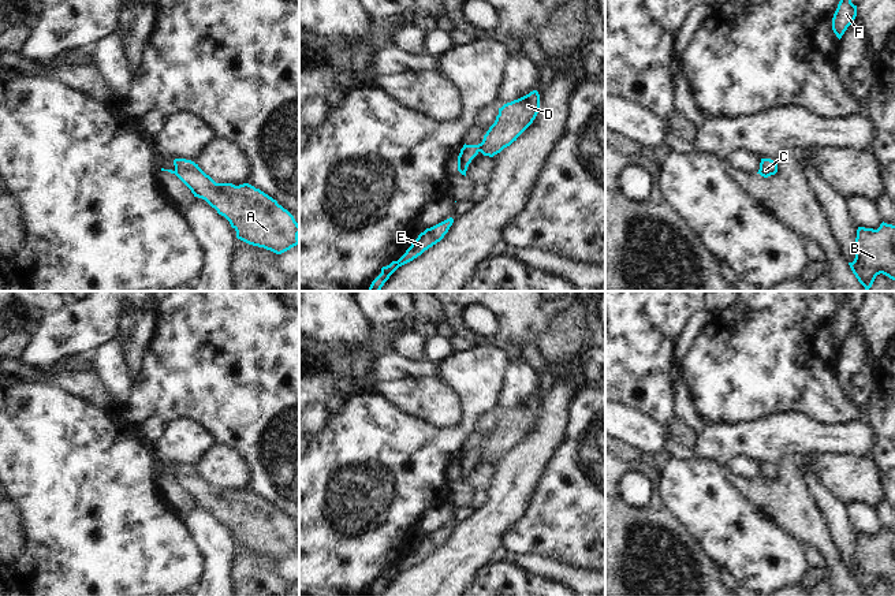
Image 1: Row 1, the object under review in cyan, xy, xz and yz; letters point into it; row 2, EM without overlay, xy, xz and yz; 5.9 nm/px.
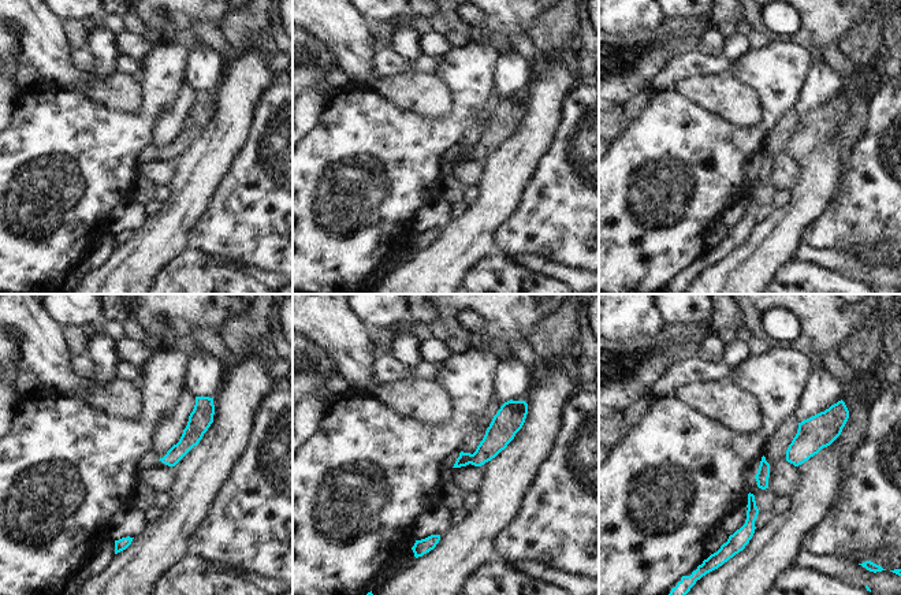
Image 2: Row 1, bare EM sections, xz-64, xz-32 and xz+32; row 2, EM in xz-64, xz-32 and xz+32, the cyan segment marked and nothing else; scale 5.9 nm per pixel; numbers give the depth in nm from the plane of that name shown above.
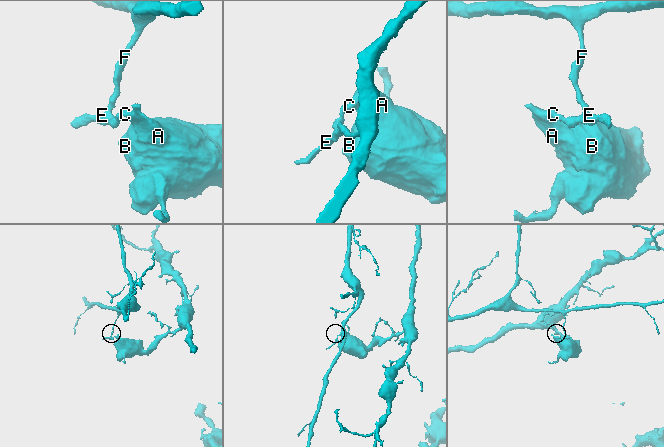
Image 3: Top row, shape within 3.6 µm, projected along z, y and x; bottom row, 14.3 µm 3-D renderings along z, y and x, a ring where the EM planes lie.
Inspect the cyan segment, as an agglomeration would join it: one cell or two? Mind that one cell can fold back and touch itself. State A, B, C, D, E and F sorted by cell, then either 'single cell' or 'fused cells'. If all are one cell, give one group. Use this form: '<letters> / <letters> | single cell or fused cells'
A B C D / E F | fused cells

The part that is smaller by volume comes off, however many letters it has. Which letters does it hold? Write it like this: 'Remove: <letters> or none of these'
Remove: E, F

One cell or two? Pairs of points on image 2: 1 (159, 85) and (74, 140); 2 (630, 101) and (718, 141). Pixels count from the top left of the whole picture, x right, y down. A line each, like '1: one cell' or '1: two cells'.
1: one cell
2: two cells

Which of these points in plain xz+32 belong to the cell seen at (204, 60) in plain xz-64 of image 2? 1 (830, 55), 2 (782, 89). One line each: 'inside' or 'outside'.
1: outside
2: outside

